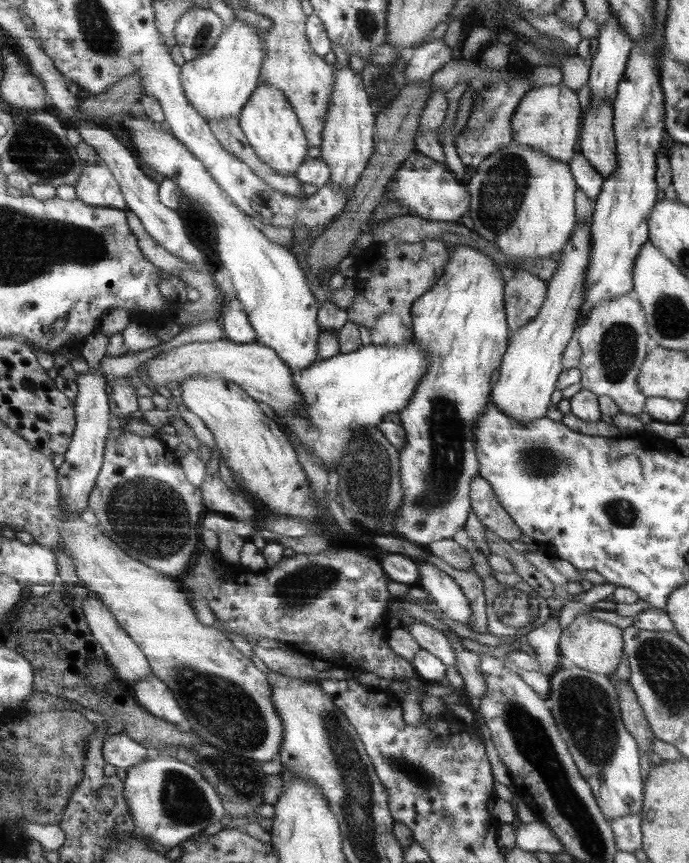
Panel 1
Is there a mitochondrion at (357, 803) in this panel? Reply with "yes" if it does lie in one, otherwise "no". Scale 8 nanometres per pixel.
yes

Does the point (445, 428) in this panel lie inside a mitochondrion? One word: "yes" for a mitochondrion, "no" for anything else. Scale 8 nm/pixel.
yes

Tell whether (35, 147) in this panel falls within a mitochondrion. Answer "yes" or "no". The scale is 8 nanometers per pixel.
yes

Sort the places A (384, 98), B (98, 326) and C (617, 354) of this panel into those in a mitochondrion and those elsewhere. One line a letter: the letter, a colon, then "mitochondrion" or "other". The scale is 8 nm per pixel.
A: mitochondrion
B: other
C: mitochondrion

